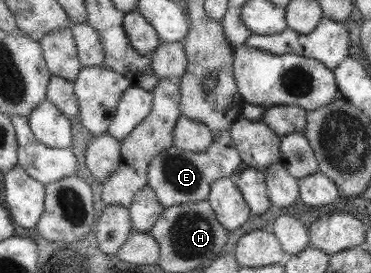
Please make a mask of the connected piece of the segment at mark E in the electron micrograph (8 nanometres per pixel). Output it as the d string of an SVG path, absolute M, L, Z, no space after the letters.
M227 133L215 137L213 147L209 147L209 151L185 151L172 145L151 162L148 185L157 192L157 199L160 199L161 205L165 208L206 200L216 179L233 178L243 166L233 145Z

